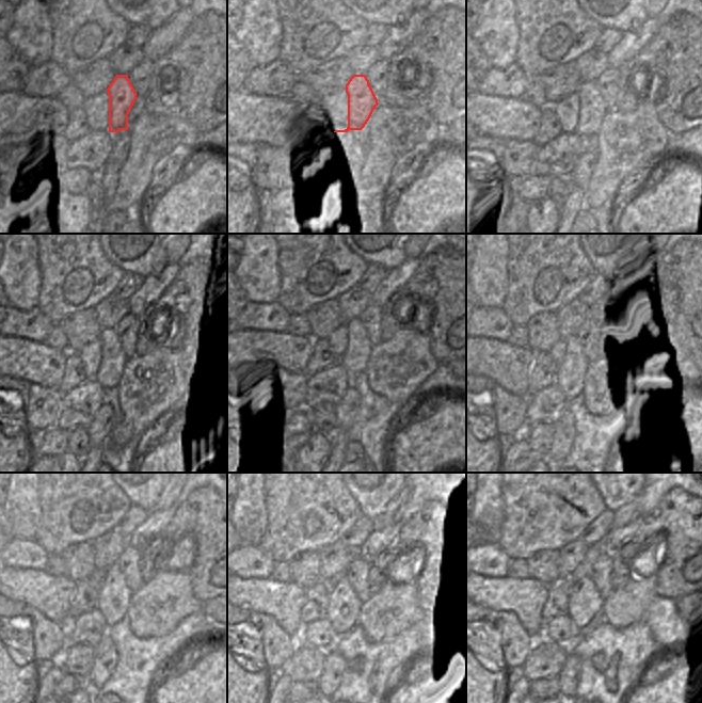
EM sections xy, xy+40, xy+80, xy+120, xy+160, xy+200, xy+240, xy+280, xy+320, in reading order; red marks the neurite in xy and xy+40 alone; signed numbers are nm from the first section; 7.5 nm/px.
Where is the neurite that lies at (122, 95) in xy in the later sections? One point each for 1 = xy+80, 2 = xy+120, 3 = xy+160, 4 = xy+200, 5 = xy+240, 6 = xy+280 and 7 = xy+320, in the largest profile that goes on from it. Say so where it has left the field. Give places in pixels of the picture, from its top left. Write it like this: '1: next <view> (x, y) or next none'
1: next xy+80 (593, 108)
2: next xy+120 (112, 366)
3: next xy+160 (353, 365)
4: next xy+200 (595, 365)
5: next xy+240 (109, 607)
6: next xy+280 (345, 606)
7: next xy+320 (586, 602)

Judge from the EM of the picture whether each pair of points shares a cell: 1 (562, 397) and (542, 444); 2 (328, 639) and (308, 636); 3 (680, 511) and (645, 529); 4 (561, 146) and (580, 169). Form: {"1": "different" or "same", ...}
{"1": "different", "2": "same", "3": "same", "4": "different"}

